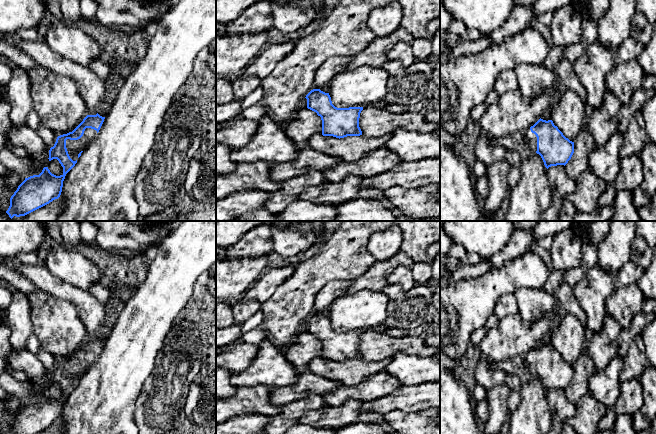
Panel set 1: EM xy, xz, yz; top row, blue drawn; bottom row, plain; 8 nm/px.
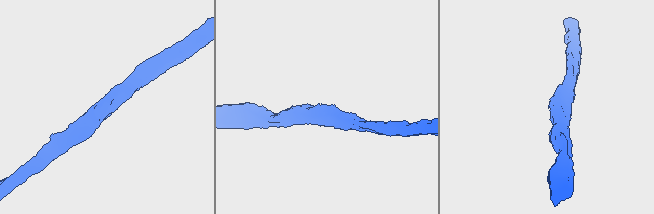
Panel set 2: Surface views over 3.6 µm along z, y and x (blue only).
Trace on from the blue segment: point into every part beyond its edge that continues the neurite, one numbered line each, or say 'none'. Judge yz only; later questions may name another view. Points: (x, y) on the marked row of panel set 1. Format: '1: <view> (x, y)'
1: yz (524, 143)

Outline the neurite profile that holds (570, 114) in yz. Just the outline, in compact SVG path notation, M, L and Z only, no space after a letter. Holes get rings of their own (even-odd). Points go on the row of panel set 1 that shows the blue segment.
M561 87L560 100L552 108L551 120L566 138L574 142L579 132L588 126L588 114L583 100L573 90Z

